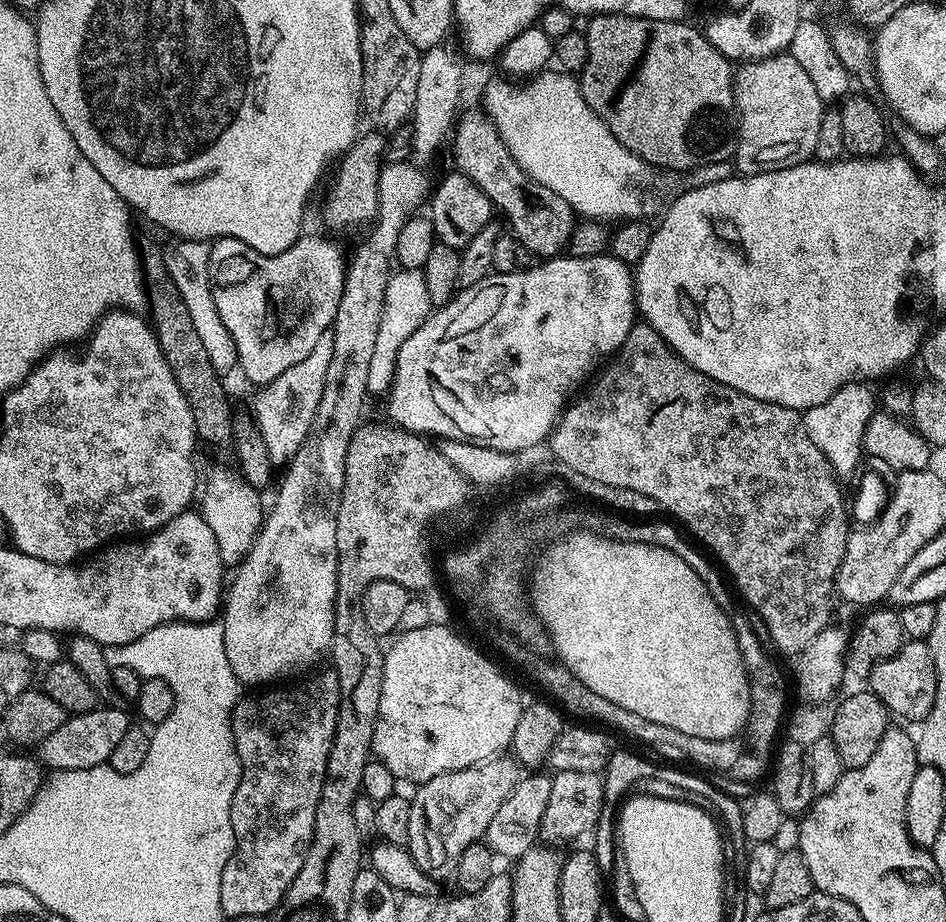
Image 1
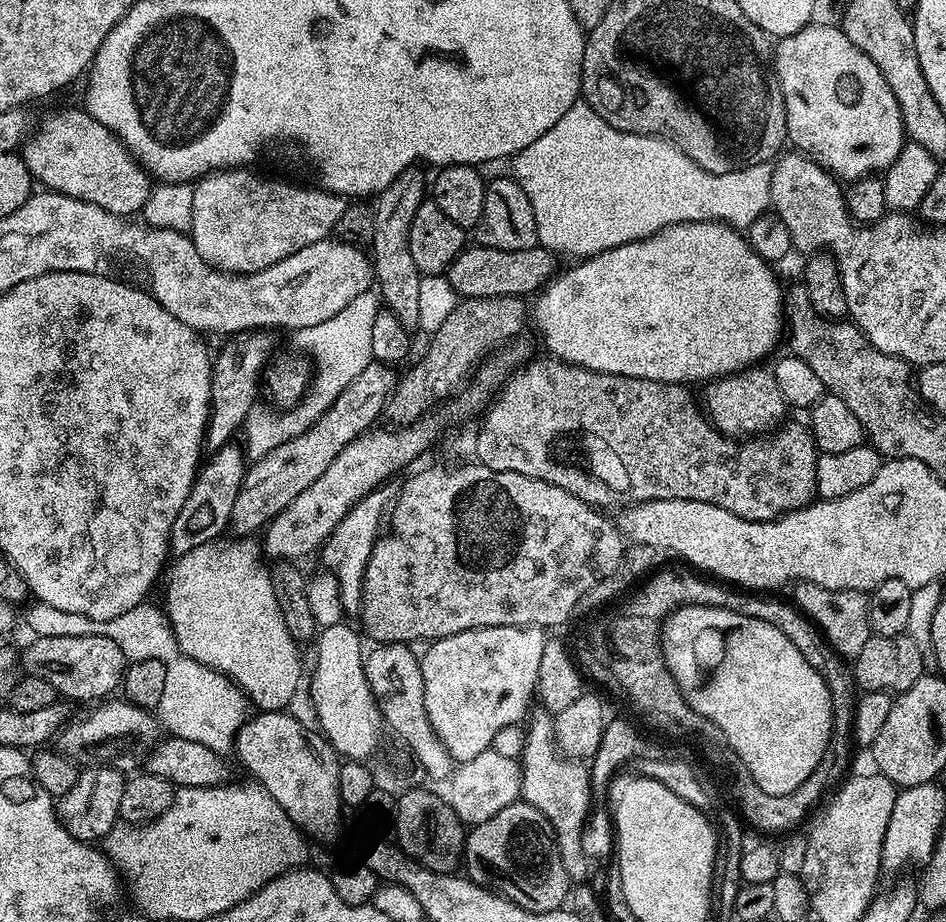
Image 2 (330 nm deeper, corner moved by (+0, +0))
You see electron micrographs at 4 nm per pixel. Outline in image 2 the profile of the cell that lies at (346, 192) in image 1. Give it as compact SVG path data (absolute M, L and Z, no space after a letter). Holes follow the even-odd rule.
M253 330L229 339L228 344L220 353L214 356L214 371L212 373L212 405L208 411L208 429L204 431L204 447L209 453L216 452L222 446L233 441L236 431L245 427L249 414L257 407L256 391L261 391L262 377L269 367L272 356L272 336L268 330Z

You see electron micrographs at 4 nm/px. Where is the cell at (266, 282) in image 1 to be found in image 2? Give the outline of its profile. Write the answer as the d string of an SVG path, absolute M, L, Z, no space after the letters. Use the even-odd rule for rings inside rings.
M231 442L211 453L209 462L207 459L197 472L190 494L182 510L178 510L178 518L174 518L174 526L170 530L168 547L173 557L180 557L190 550L198 550L198 546L203 544L213 543L217 538L223 537L231 525L234 502L238 502L238 490L242 486L246 471L246 452L237 444Z

